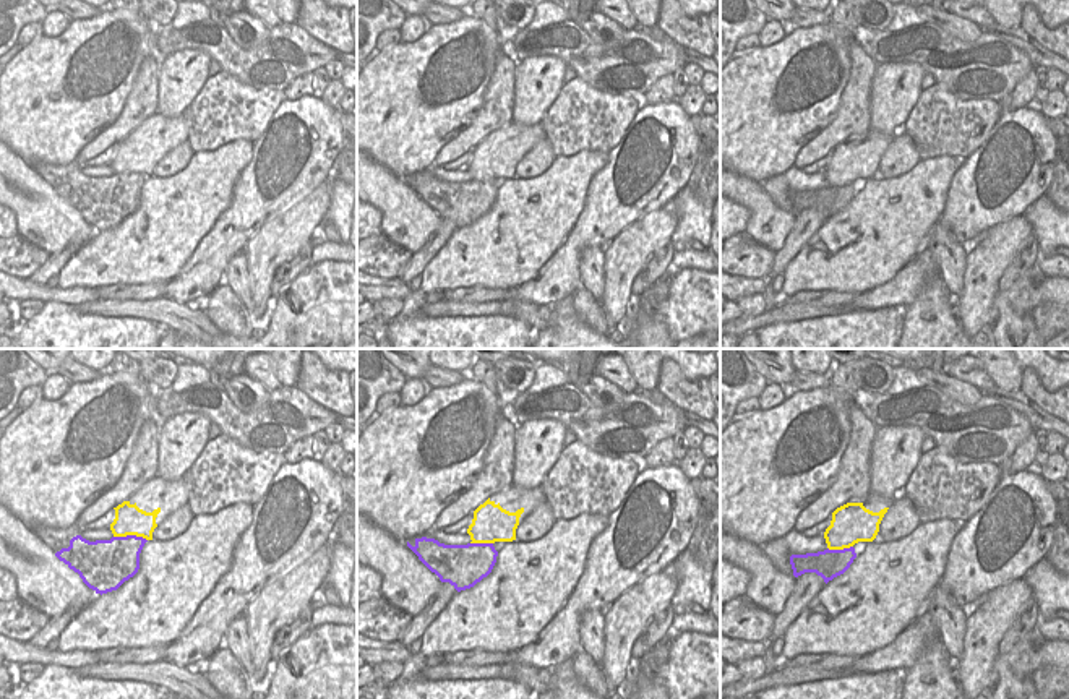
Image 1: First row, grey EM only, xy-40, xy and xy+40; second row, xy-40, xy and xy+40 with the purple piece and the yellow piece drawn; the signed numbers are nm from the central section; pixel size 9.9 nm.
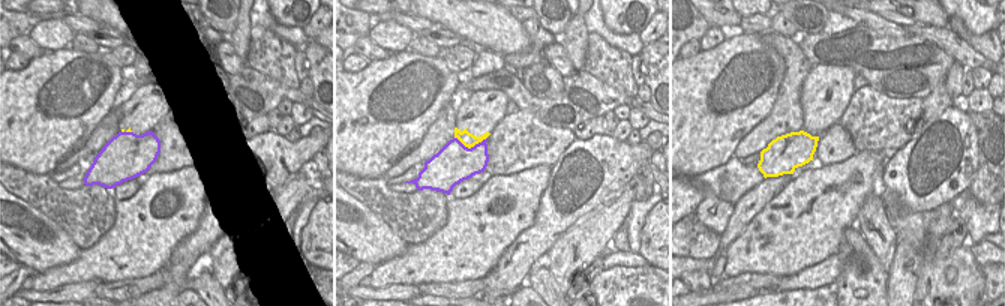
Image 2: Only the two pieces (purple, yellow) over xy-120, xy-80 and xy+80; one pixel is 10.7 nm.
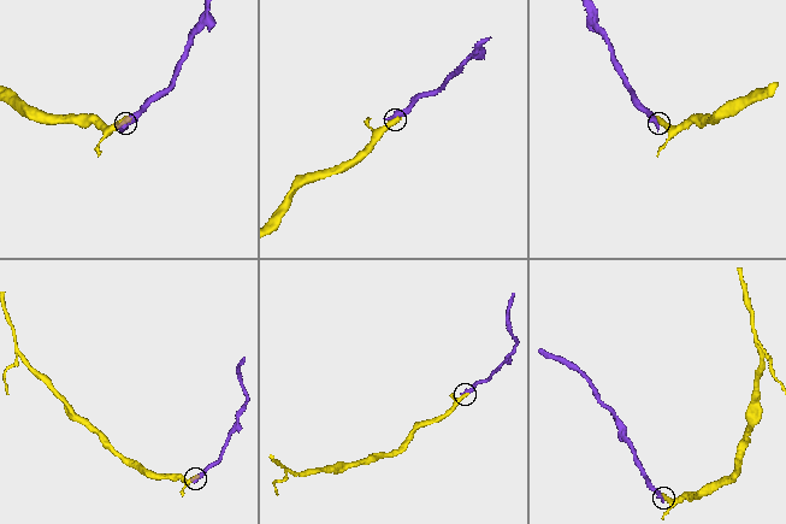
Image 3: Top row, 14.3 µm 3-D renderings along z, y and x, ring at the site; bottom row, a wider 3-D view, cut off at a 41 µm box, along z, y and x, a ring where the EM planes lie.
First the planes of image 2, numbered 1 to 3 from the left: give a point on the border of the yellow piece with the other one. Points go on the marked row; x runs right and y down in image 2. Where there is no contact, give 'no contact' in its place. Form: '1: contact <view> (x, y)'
1: contact xy-120 (129, 132)
2: contact xy-80 (471, 147)
3: no contact

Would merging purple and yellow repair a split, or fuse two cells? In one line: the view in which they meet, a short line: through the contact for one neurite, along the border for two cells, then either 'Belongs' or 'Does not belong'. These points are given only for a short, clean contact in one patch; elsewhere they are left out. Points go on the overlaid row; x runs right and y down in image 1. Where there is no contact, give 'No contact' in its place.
Touches purple in xy-40. Belongs.

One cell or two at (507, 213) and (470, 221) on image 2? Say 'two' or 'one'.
one

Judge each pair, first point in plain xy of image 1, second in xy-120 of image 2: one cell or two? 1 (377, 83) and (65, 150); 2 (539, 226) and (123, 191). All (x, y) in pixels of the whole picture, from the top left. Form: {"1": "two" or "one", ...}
{"1": "two", "2": "two"}

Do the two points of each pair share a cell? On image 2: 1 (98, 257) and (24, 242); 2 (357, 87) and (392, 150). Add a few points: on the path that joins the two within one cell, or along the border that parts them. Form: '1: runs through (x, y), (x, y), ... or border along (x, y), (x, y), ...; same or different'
1: border along (81, 249), (75, 260), (47, 269); different
2: border along (350, 117), (410, 143); different

